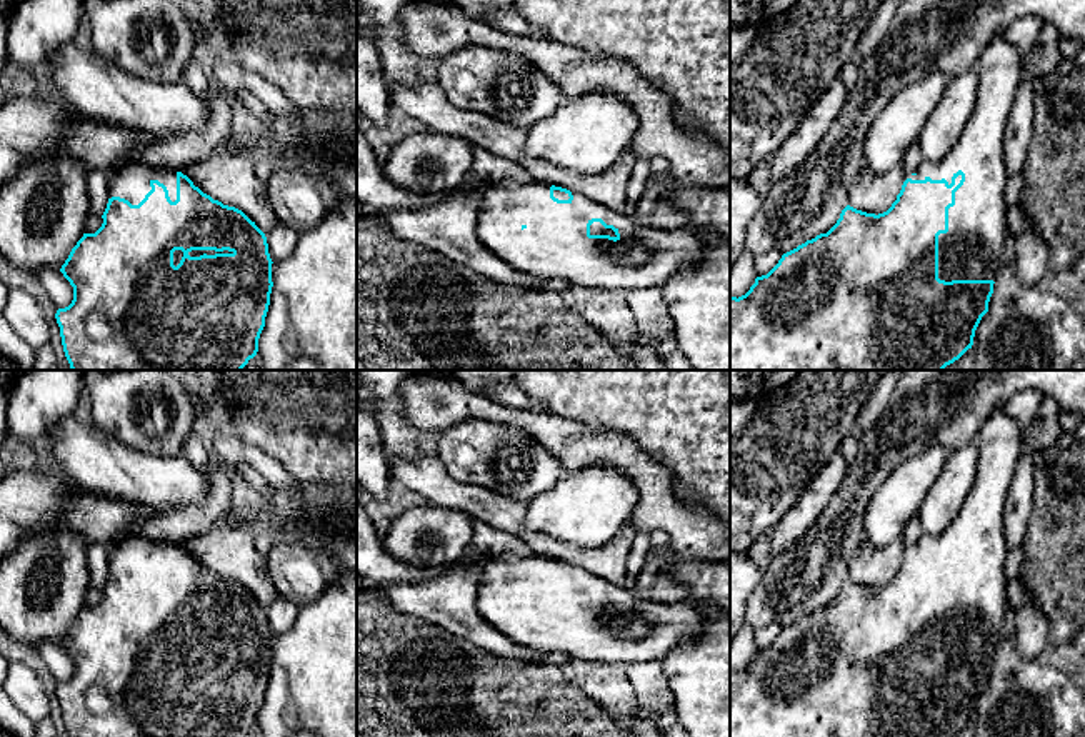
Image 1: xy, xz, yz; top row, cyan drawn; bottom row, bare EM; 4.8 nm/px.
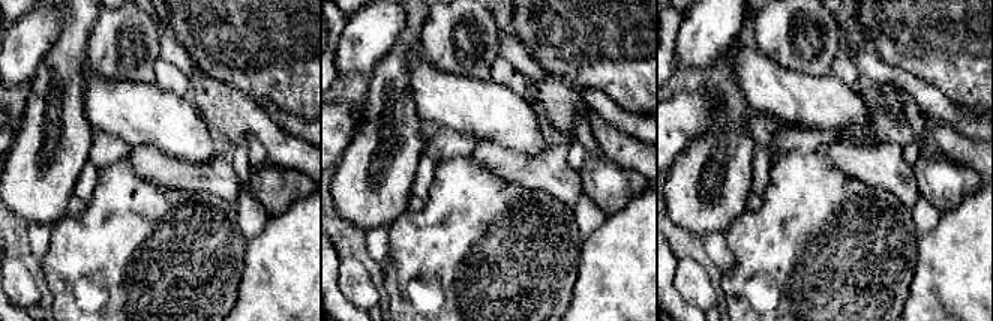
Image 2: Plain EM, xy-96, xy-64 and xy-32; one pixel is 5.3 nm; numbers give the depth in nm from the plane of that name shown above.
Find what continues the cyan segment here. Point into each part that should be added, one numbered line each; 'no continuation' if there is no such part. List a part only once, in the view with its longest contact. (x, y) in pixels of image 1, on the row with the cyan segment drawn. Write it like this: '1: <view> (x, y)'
1: yz (972, 247)

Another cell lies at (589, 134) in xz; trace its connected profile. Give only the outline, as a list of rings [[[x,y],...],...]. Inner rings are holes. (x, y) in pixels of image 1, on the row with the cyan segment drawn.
[[[582,95],[528,128],[523,155],[595,175],[625,158],[637,128],[637,113],[615,95]]]

